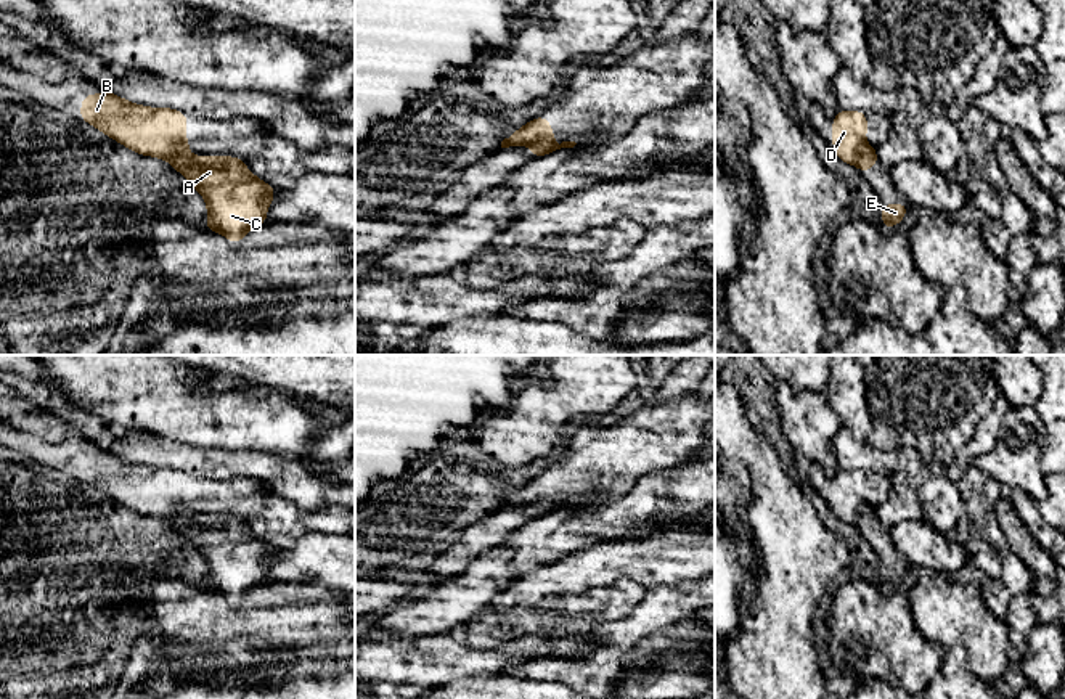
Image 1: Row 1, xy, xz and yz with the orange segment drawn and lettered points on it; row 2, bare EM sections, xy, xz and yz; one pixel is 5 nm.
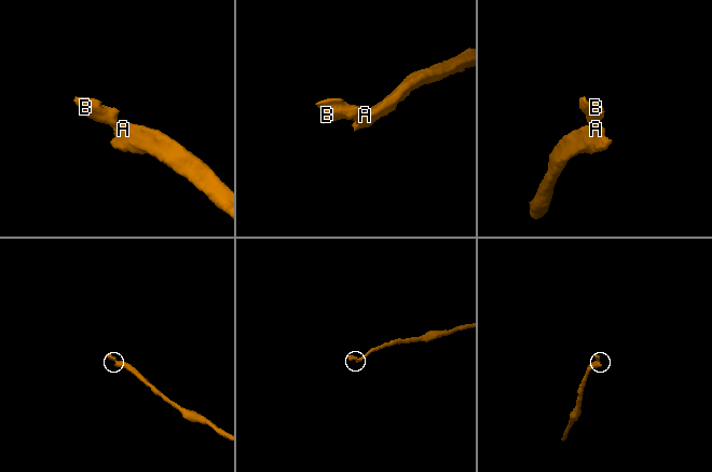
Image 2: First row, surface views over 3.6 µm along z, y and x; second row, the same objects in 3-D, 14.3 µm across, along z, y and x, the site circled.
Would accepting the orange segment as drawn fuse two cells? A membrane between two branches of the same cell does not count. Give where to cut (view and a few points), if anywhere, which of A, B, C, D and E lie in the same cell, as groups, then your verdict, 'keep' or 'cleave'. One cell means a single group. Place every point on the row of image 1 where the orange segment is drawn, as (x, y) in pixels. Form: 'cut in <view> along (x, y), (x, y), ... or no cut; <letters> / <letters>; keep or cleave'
cut in xz along (551, 138), (537, 138), (529, 143); A C E / B D; cleave

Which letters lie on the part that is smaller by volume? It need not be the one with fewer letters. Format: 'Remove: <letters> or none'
Remove: B, D

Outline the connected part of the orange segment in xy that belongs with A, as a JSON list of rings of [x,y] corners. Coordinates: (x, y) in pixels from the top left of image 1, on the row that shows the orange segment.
[[[178,153],[170,166],[204,196],[207,225],[230,243],[241,241],[254,227],[267,223],[267,207],[276,188],[257,178],[235,156],[193,156]]]

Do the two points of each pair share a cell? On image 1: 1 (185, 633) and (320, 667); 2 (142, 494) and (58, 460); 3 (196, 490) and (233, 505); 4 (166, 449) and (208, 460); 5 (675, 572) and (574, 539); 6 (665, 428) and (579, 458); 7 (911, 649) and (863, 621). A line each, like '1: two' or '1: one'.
1: one
2: one
3: one
4: one
5: two
6: one
7: one

